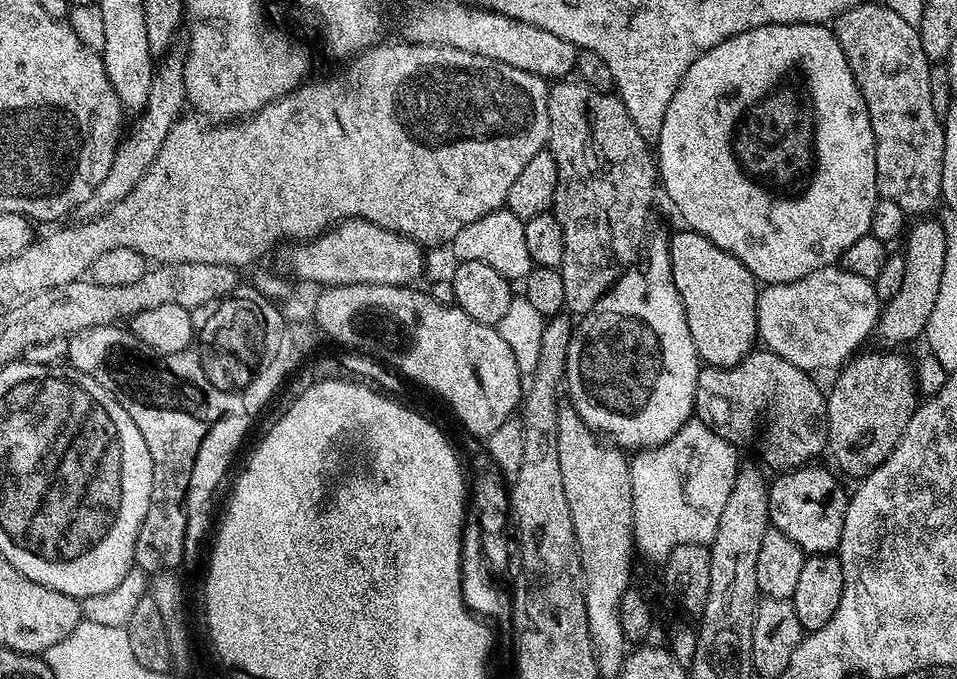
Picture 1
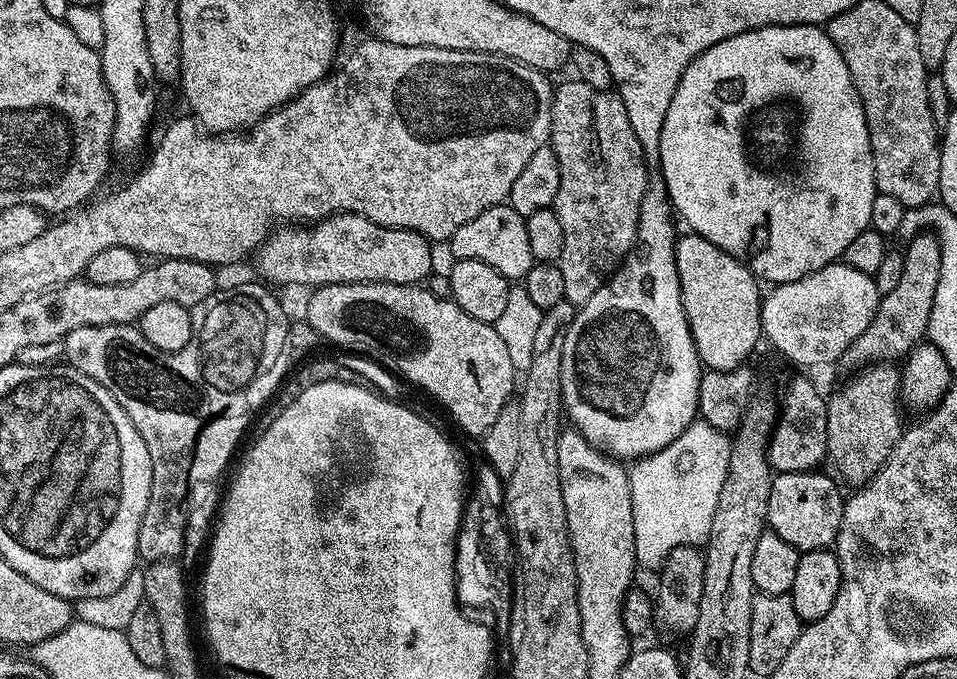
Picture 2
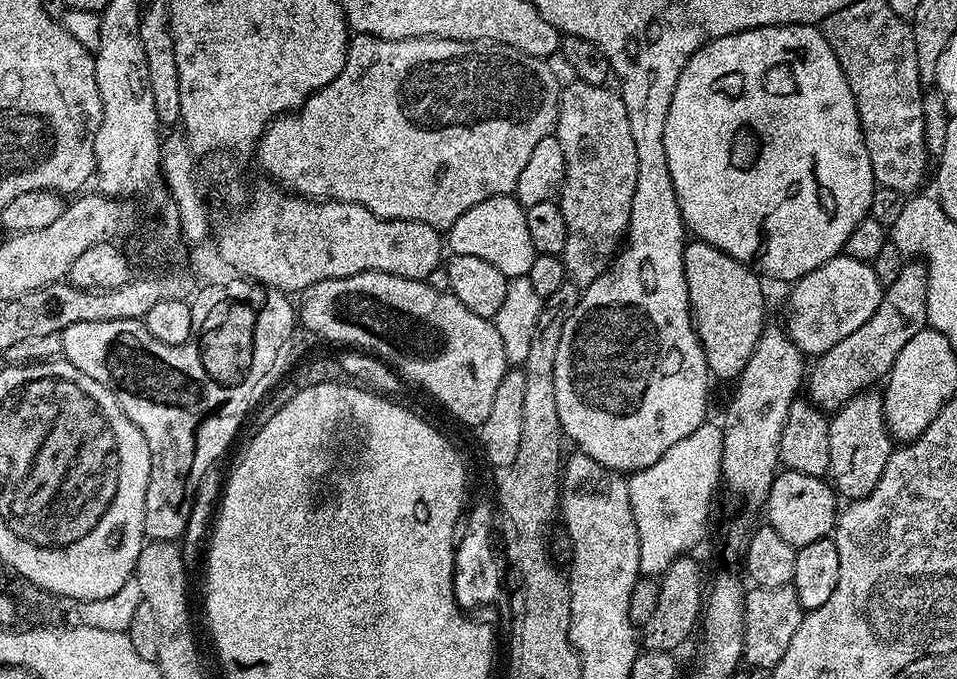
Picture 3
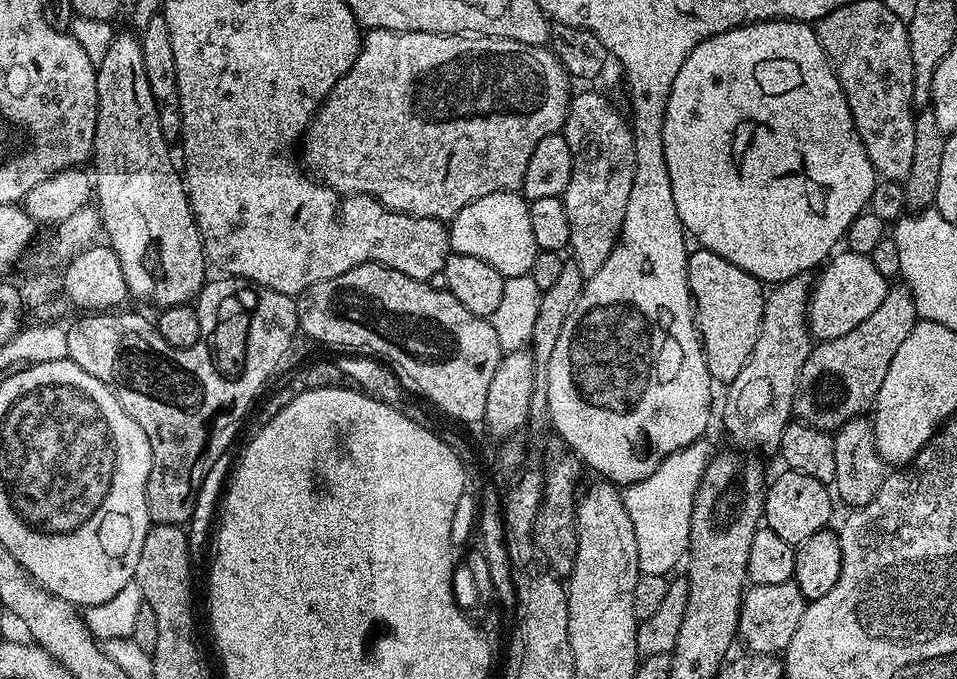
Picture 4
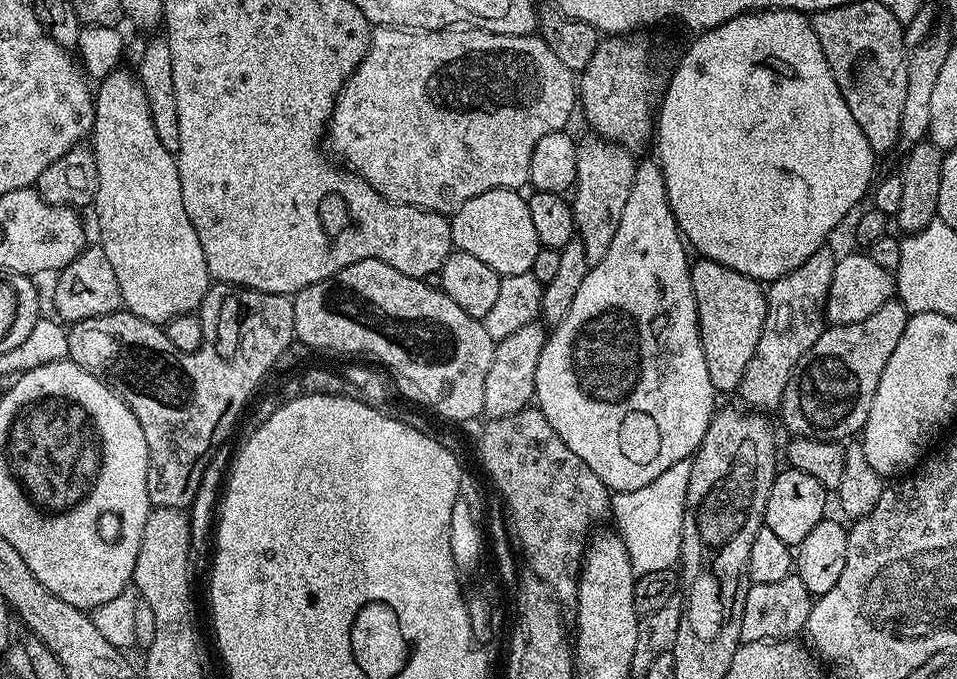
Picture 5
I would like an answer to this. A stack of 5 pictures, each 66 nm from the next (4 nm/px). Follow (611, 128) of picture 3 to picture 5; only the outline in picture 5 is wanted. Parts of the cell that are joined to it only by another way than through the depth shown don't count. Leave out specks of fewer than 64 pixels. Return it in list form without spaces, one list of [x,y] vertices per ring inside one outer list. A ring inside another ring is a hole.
[[[595,134],[587,135],[579,137],[576,146],[576,197],[573,195],[570,203],[582,250],[586,250],[589,265],[594,265],[606,258],[606,250],[610,250],[610,242],[614,242],[614,233],[618,231],[618,222],[622,222],[622,213],[634,186],[637,161],[632,160],[633,153],[620,144],[602,140]]]

